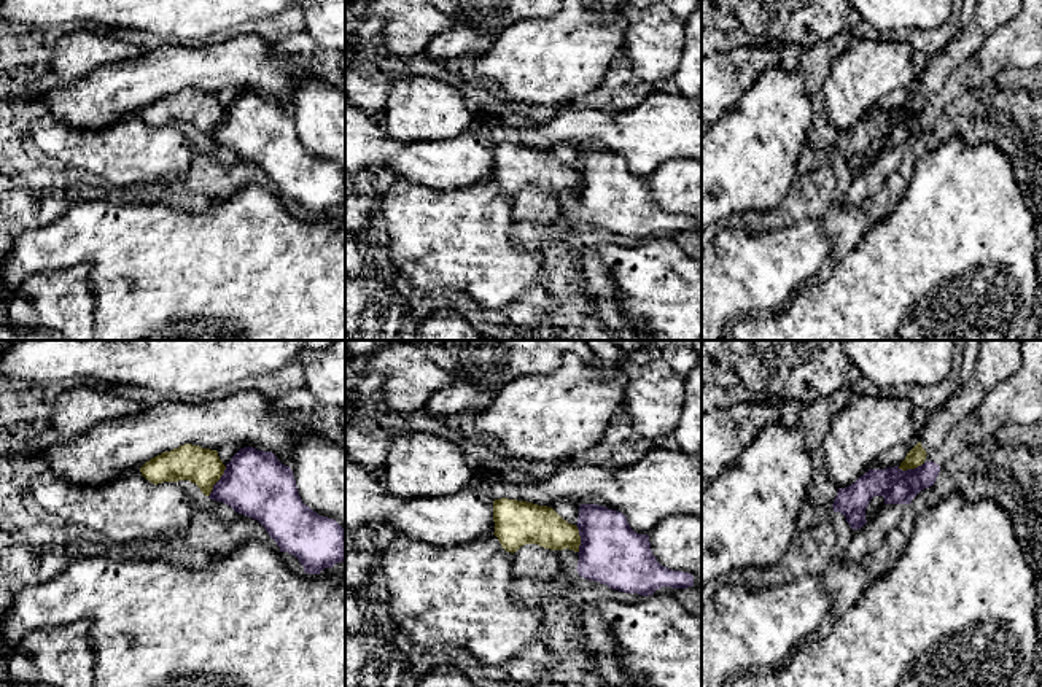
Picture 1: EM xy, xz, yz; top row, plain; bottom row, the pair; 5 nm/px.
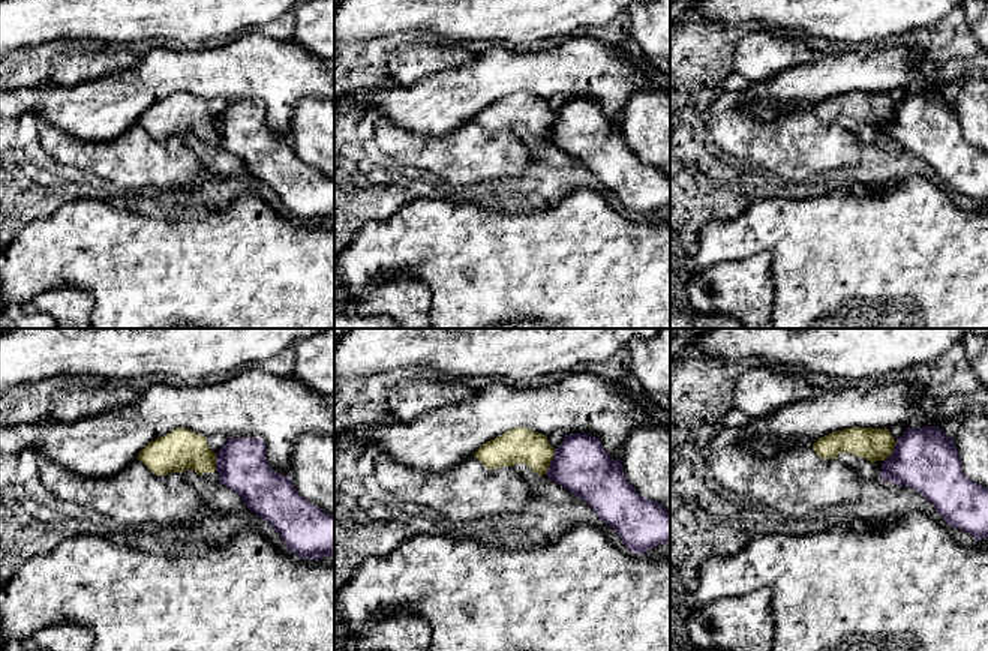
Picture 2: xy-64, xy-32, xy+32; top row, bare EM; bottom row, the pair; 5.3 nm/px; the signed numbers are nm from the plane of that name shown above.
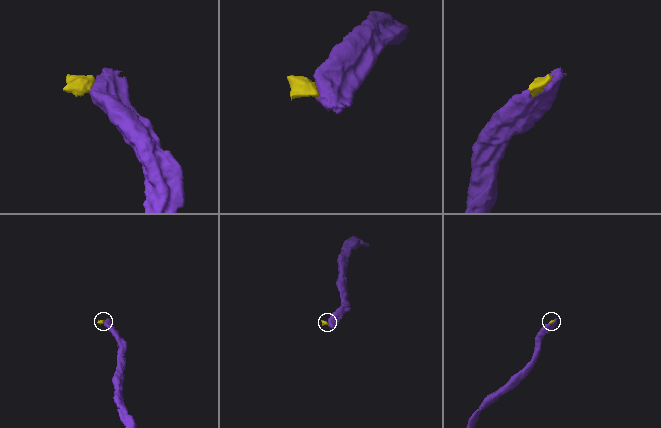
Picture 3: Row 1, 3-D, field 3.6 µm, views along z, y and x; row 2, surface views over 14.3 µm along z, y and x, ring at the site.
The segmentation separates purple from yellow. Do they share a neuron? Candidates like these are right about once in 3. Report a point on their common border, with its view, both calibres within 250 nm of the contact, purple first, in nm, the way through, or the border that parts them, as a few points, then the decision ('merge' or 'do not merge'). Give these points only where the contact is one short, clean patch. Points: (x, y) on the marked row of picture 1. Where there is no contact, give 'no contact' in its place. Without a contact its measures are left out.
meets purple in xy at (217, 482); 320 nm thick on the purple side, 190 nm on the other; border along xy (226, 466), (209, 496); do not merge

